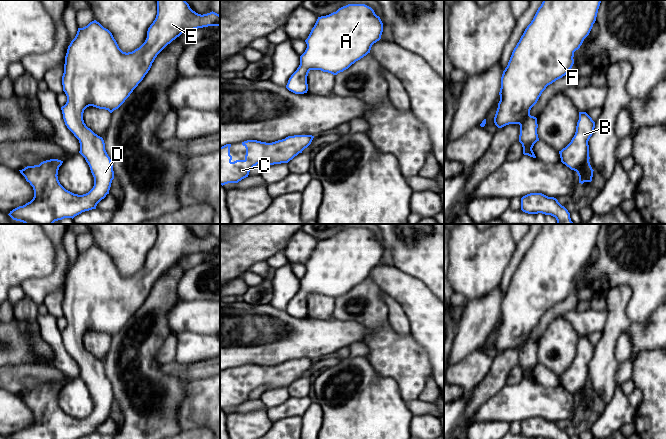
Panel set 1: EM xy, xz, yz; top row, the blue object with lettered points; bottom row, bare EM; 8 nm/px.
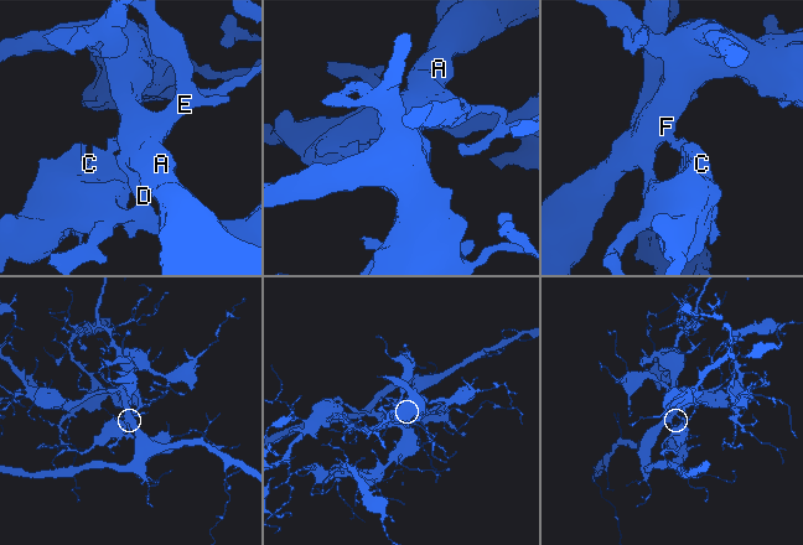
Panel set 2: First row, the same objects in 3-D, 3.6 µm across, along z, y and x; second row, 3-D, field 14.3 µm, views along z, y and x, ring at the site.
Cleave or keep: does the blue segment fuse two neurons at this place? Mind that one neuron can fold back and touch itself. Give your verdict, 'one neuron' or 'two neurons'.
one neuron

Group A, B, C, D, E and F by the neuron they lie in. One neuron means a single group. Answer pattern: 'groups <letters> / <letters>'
groups A B C D E F

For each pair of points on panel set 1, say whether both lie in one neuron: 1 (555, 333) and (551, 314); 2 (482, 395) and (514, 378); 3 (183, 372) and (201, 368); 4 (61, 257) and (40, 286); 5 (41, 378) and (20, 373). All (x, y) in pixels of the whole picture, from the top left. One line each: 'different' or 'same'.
1: different
2: different
3: same
4: same
5: same

